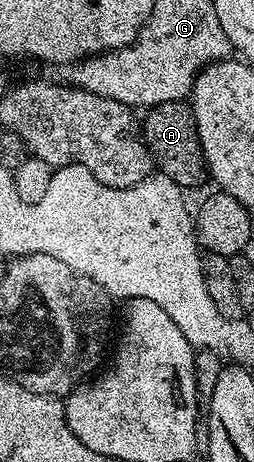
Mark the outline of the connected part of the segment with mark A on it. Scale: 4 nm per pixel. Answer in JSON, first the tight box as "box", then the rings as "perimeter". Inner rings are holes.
{"box":[143,102,207,189],"perimeter":[[[188,102],[164,103],[158,107],[148,108],[146,119],[143,119],[143,138],[145,148],[152,155],[156,170],[171,177],[182,189],[197,187],[206,182],[207,168],[199,133],[195,125],[193,108]]]}

